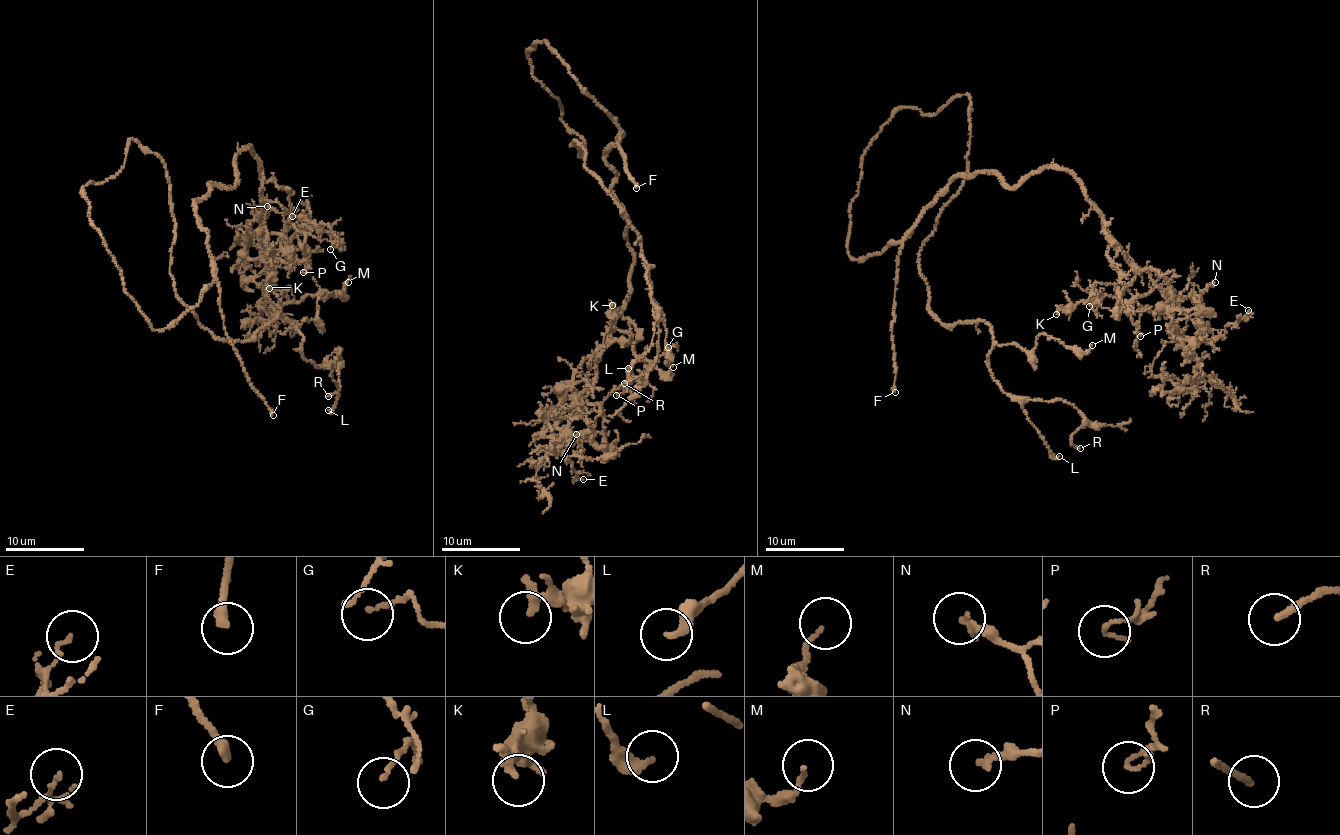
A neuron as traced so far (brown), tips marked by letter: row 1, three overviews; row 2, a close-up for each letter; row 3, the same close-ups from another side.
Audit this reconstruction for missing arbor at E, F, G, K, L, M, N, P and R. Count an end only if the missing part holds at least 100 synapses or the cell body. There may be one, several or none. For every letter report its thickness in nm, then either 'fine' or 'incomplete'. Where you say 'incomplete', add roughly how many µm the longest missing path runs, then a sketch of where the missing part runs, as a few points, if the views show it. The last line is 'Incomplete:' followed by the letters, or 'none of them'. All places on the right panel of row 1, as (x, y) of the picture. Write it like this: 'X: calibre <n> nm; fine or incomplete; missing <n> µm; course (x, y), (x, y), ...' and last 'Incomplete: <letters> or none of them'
E: calibre 100 nm; fine
F: calibre 280 nm; incomplete; missing 30 µm; course (895, 392), (904, 510), (893, 523), (872, 531), (844, 528), (851, 535)
G: calibre 130 nm; fine
K: calibre 160 nm; fine
L: calibre 280 nm; fine
M: calibre 130 nm; fine
N: calibre 220 nm; fine
P: calibre 130 nm; fine
R: calibre 180 nm; fine
Incomplete: F

